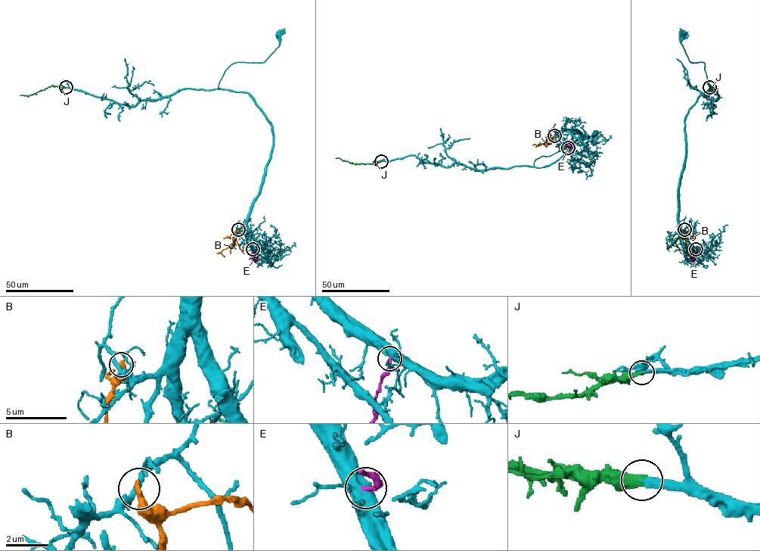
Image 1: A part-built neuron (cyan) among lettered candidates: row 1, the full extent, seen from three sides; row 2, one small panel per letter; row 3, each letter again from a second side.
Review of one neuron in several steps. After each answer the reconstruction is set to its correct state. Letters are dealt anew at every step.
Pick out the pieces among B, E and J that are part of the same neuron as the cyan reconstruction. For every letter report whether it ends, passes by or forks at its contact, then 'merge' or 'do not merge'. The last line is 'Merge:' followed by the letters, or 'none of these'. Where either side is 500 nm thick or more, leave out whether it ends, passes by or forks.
B: it ends | do not merge
E: it ends | do not merge
J: it ends | merge
Merge: J

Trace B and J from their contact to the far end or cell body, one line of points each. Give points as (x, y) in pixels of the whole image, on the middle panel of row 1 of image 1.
B: (554, 135), (549, 143), (537, 145), (540, 141)
J: (381, 161), (353, 163), (335, 158)

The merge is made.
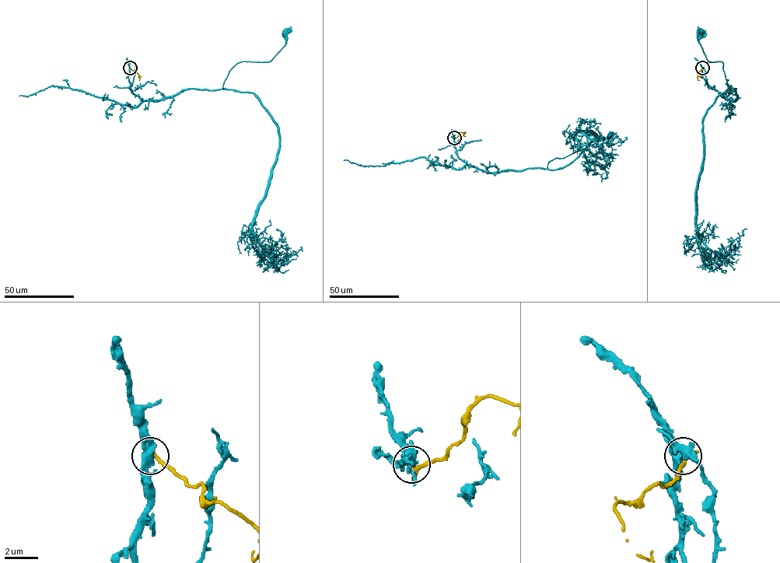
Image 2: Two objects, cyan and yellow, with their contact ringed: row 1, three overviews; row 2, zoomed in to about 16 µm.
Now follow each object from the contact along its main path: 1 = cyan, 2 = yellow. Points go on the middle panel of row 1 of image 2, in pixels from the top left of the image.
1: (454, 138), (456, 152), (468, 165), (498, 173), (547, 168), (555, 158), (568, 156), (610, 134)
2: (454, 138), (461, 131), (465, 132), (464, 134)

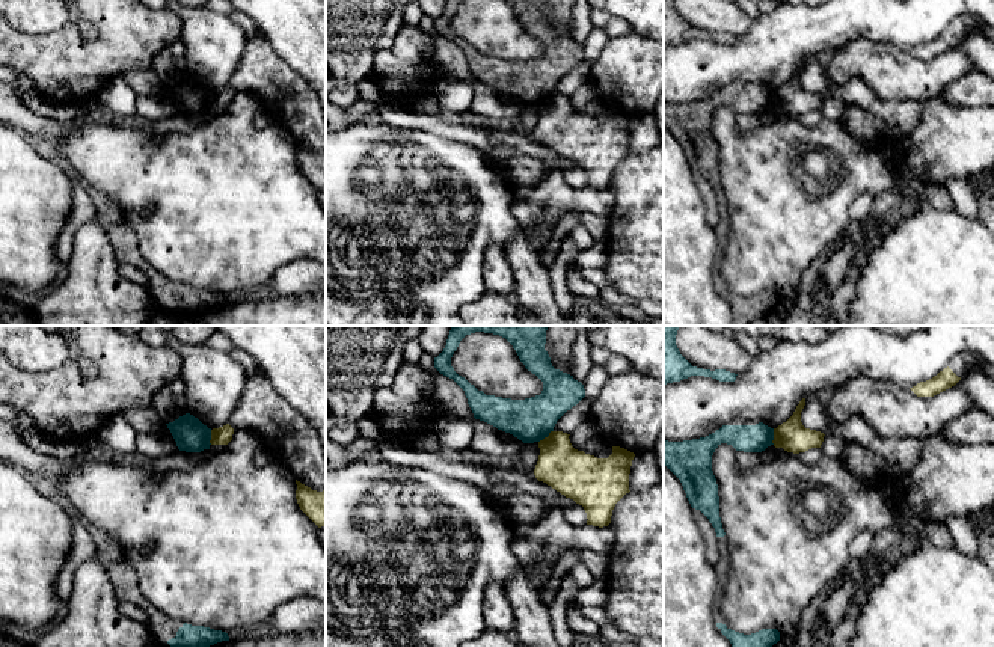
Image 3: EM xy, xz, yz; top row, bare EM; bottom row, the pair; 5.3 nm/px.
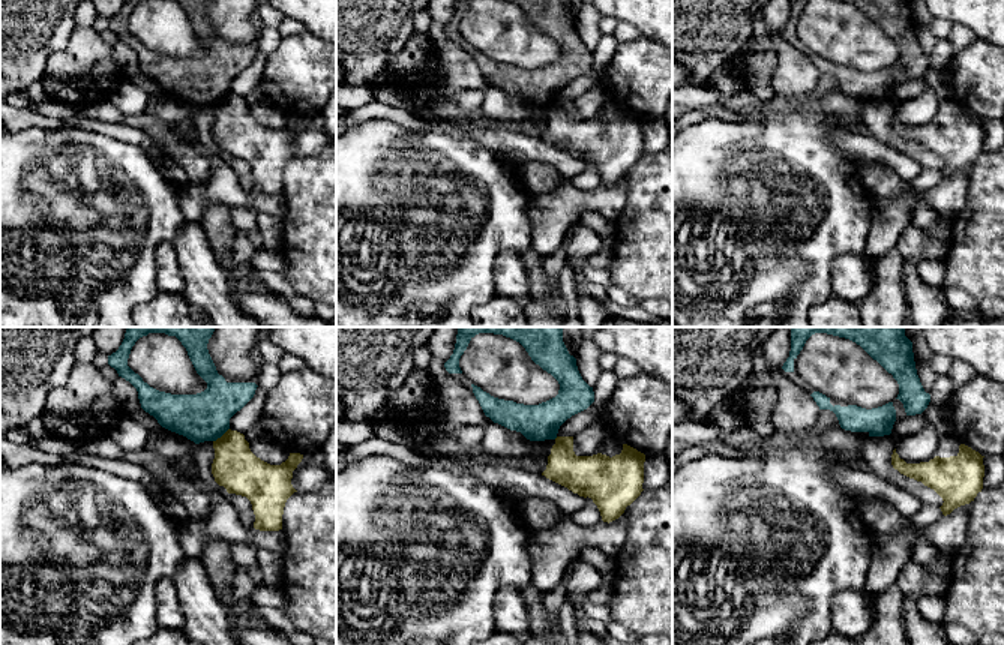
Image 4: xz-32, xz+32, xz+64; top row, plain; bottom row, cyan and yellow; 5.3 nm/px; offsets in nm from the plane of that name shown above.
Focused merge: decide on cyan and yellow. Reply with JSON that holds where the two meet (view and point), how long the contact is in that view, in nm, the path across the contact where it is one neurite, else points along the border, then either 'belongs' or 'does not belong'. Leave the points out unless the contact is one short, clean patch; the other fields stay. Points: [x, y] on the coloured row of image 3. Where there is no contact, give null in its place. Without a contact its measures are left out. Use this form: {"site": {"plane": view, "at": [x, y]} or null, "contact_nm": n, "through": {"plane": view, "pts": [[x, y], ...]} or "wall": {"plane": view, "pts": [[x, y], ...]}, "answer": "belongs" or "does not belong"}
{"site": {"plane": "xz", "at": [545, 436]}, "contact_nm": 100, "wall": {"plane": "xz", "pts": [[552, 430], [539, 442]]}, "answer": "does not belong"}

